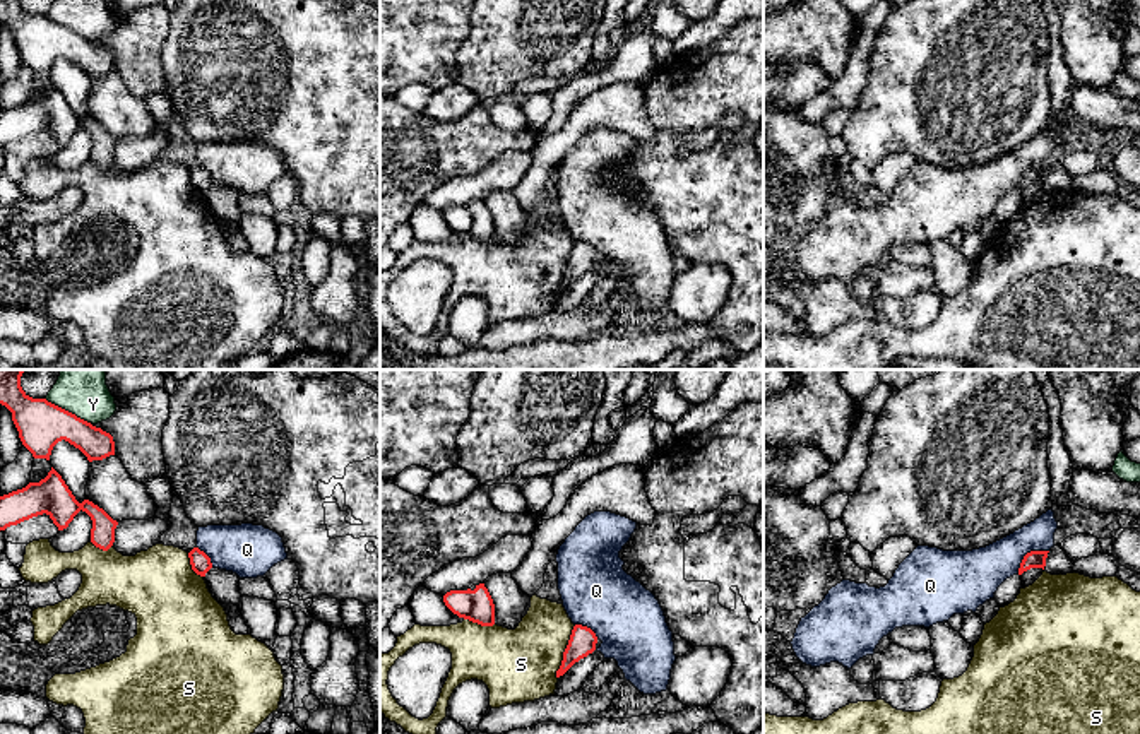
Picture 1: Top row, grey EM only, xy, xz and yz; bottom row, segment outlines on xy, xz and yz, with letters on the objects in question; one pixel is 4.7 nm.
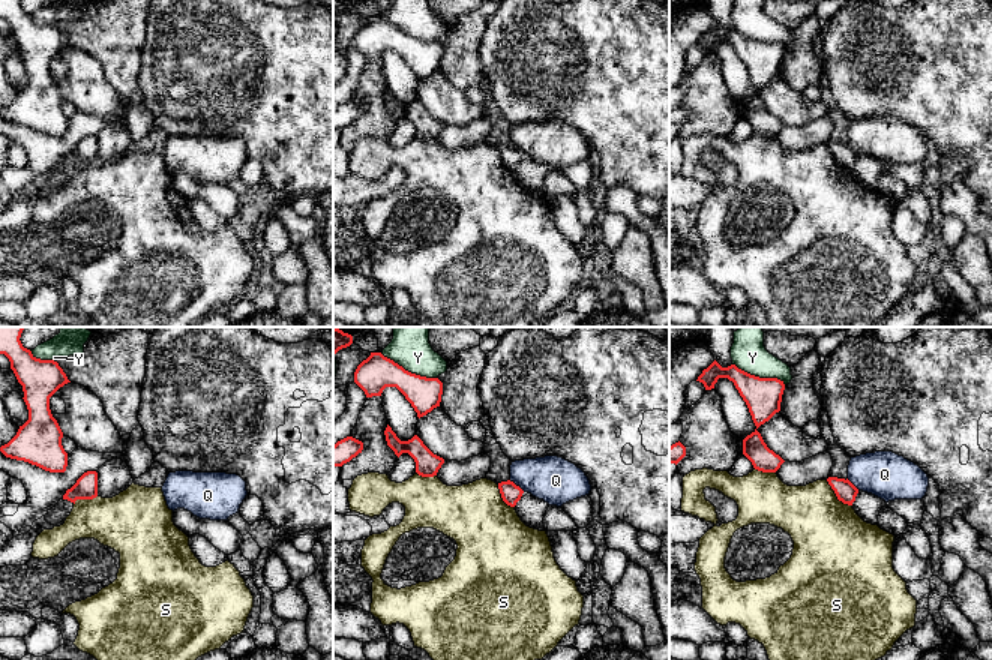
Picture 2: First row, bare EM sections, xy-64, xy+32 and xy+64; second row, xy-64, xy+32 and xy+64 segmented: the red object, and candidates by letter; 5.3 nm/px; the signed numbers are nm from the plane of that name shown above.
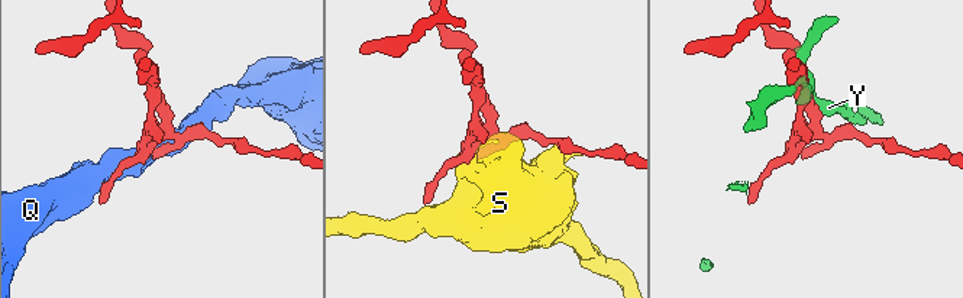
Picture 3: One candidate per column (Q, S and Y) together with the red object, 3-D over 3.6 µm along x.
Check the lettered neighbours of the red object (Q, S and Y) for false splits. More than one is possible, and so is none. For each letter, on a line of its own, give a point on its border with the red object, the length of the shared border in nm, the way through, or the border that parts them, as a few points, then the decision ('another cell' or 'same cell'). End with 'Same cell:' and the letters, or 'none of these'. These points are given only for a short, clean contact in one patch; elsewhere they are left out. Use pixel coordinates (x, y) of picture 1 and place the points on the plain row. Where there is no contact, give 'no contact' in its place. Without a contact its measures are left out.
Q: yz (1027, 170) | 190 nm | along yz (1048, 166), (1031, 166), (1017, 189) | another cell
S: xz (564, 269) | 280 nm | another cell
Y: xy (67, 28) | 240 nm | another cell
Same cell: none of these

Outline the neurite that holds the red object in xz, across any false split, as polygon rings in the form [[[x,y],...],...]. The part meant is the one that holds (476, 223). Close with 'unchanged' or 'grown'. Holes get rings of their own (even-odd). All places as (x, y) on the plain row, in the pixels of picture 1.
[[[484,200],[476,202],[474,207],[450,207],[443,212],[443,219],[459,234],[481,243],[495,241],[495,221]]]; unchanged

